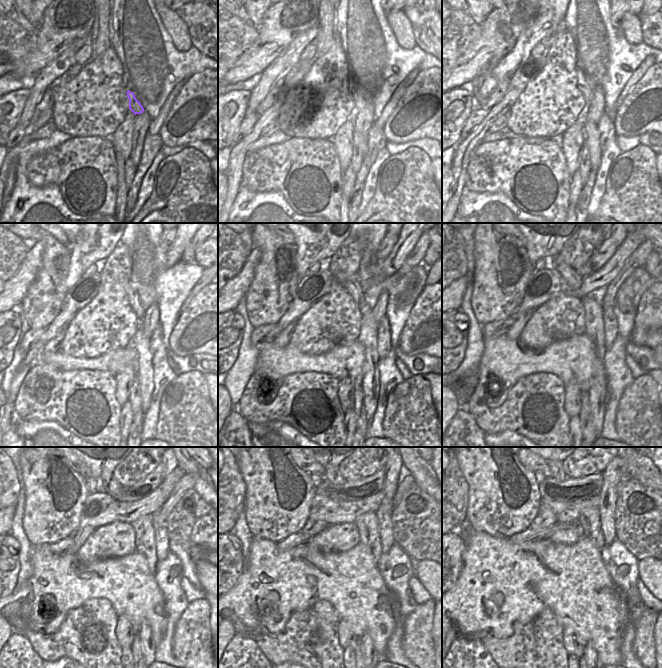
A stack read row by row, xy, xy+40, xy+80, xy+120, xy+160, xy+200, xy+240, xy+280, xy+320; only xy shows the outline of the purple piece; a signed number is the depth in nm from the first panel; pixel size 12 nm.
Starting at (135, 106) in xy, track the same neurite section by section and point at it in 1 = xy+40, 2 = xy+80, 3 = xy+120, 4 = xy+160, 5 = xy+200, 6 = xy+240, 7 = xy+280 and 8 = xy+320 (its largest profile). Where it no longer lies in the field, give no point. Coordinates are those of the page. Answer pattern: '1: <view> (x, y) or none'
1: xy+40 (359, 101)
2: xy+80 (583, 86)
3: xy+120 (131, 292)
4: xy+160 (352, 284)
5: xy+200 (573, 279)
6: xy+240 (112, 485)
7: xy+280 (332, 473)
8: xy+320 (556, 467)

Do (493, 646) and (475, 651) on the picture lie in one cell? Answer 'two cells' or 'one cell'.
two cells

